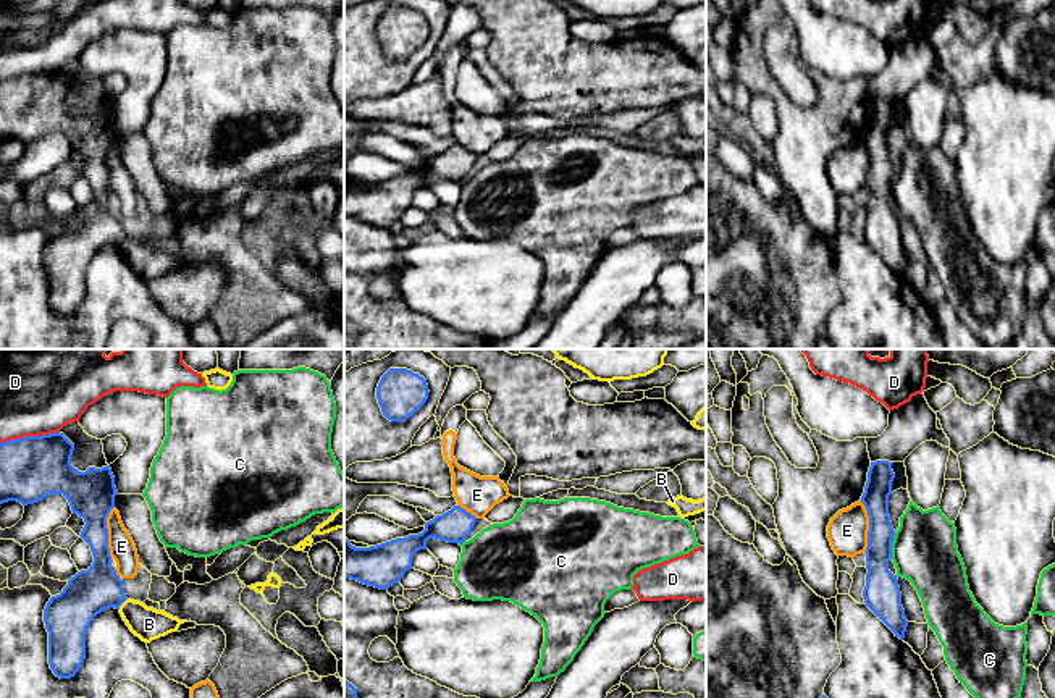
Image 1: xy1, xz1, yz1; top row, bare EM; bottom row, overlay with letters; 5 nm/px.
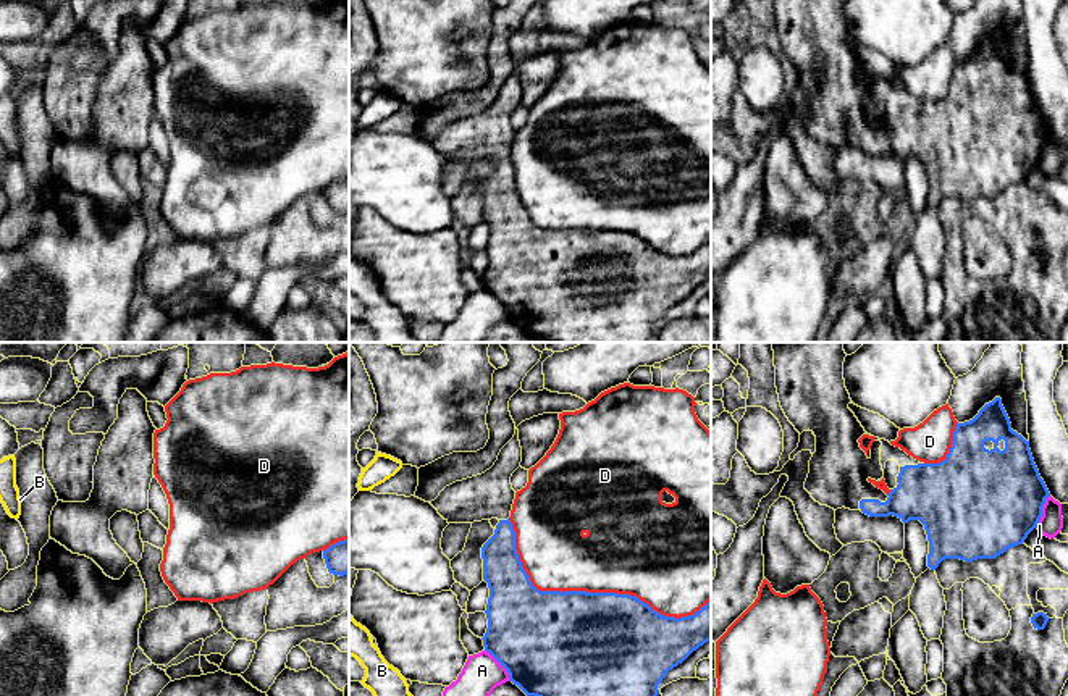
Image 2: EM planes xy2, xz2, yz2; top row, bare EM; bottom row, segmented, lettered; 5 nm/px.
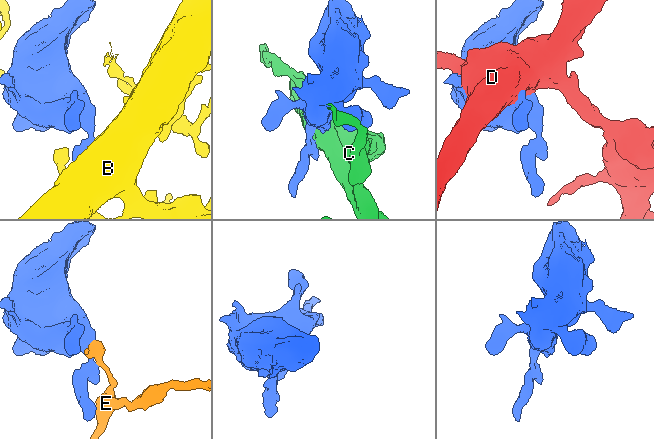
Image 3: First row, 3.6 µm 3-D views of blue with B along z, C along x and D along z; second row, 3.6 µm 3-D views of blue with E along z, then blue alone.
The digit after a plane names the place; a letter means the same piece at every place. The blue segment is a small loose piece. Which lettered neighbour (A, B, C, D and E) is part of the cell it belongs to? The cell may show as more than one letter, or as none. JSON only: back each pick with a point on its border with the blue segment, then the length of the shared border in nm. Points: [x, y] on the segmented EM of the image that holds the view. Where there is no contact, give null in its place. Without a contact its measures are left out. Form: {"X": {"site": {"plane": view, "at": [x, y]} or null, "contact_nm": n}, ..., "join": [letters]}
{"join": []}

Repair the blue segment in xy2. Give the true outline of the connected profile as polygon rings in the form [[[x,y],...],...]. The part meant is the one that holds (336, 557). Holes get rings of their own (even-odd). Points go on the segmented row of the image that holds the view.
[[[349,539],[338,541],[323,551],[326,568],[333,575],[349,573]]]

